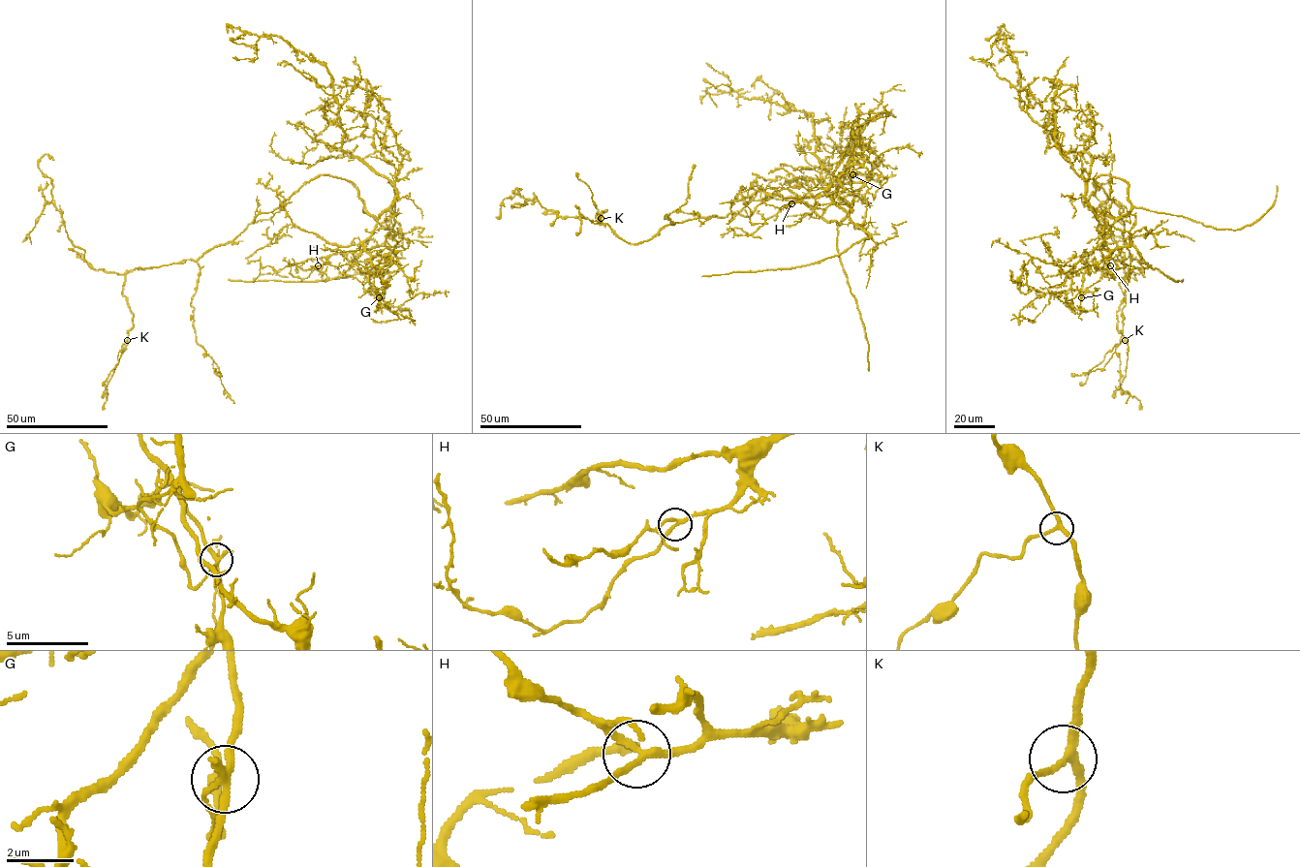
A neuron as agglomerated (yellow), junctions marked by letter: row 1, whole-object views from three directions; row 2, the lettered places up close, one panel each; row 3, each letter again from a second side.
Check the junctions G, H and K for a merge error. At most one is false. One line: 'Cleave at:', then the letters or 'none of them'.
Cleave at: G

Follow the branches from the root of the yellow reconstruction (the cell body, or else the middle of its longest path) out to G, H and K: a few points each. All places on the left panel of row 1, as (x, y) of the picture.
G: (333, 176), (349, 180), (356, 188), (364, 209), (377, 221), (372, 234), (359, 245), (355, 263), (378, 297)
H: (333, 176), (349, 180), (356, 188), (364, 209), (377, 224), (358, 250), (334, 253), (318, 265)
K: (333, 176), (306, 181), (232, 240), (196, 261), (128, 271), (122, 294), (134, 325), (127, 340)

